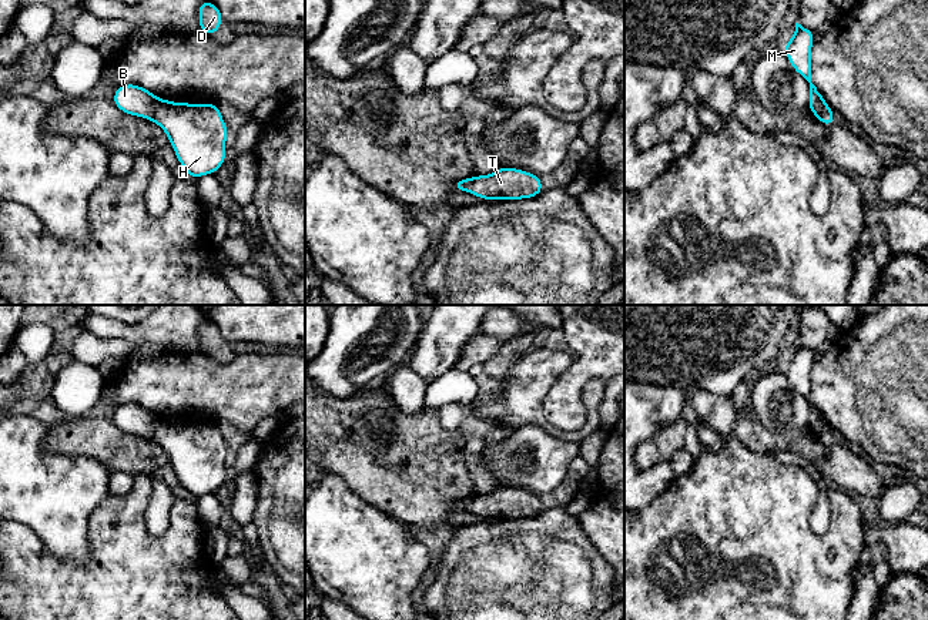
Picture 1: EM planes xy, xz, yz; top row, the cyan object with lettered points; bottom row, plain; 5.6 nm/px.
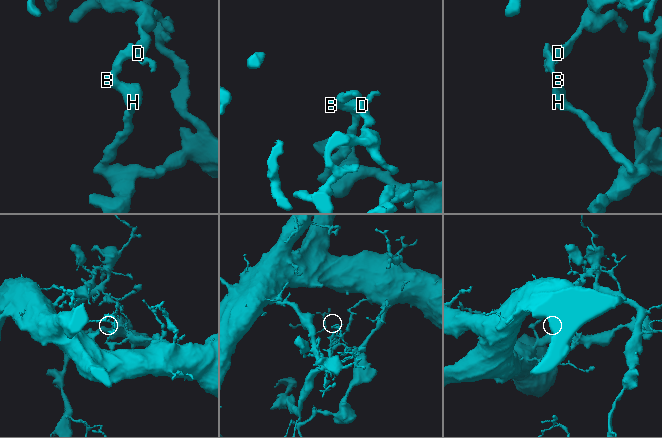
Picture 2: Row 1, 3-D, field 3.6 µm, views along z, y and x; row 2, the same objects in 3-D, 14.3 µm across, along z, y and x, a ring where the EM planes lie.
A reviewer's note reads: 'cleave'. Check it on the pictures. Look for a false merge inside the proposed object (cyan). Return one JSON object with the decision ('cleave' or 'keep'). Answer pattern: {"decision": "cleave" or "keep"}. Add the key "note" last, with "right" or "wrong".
{"decision": "cleave", "note": "right"}

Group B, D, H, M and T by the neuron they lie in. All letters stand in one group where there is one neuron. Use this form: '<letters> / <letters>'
B D M / H T

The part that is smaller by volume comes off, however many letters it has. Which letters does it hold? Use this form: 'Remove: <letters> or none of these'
Remove: B, D, M

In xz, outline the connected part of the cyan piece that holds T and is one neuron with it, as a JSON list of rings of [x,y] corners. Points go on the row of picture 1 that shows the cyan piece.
[[[502,167],[489,175],[473,177],[466,191],[482,200],[523,200],[540,194],[543,185],[539,175]]]

